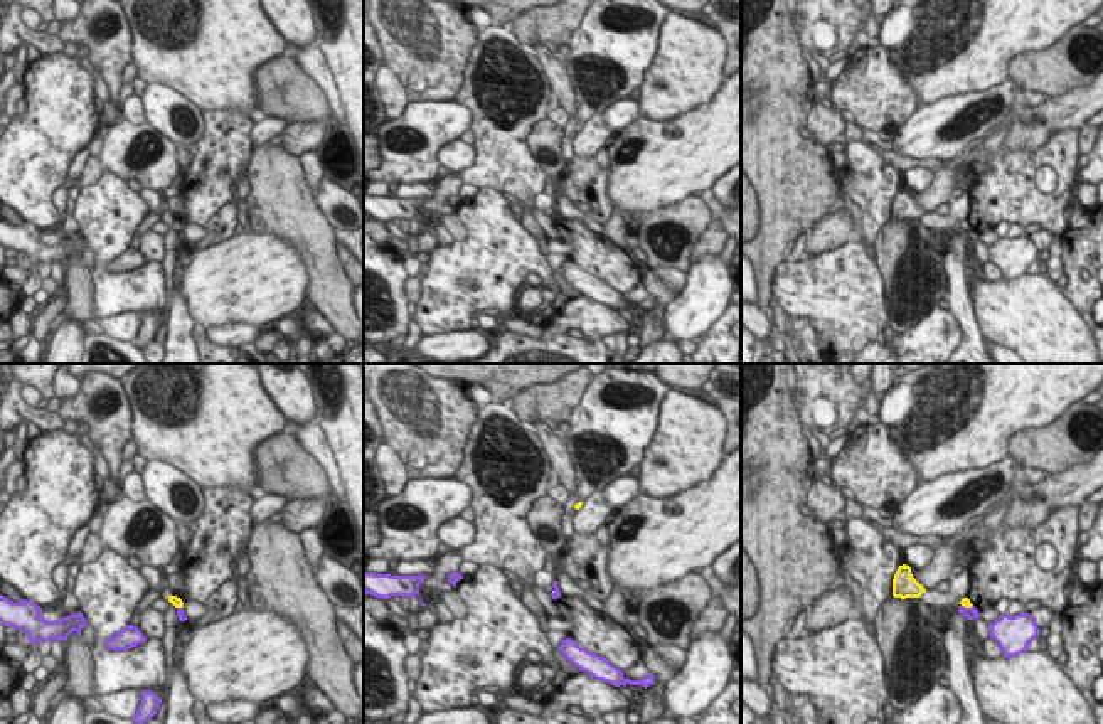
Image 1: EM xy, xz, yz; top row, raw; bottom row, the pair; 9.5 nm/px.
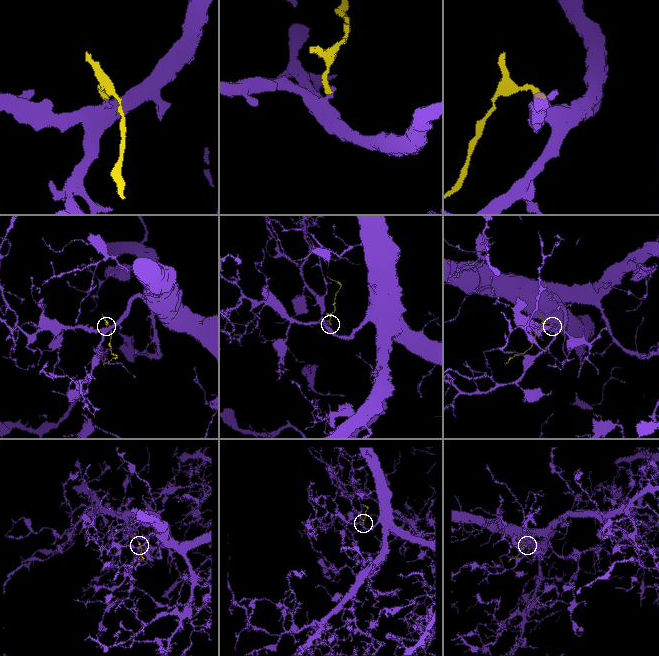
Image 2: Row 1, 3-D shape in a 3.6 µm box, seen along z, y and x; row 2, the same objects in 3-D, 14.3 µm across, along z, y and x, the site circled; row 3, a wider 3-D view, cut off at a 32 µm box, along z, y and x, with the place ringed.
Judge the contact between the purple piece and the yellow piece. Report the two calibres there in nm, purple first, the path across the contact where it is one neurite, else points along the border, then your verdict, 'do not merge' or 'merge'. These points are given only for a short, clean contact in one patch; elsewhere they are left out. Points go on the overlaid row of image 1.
calibres 120 and 90 nm; border yz (962, 605), (972, 606); do not merge

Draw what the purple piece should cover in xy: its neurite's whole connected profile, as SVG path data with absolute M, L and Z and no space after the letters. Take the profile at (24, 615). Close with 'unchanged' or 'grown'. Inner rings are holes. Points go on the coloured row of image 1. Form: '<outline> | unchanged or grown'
M0 594L0 623L3 626L12 626L24 630L29 635L30 643L59 641L76 631L81 636L81 630L86 625L83 613L64 616L57 621L45 621L42 616L42 608L32 601L22 599L13 603Z | unchanged

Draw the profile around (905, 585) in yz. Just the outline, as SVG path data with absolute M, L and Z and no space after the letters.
M906 564L899 566L893 579L893 596L906 599L921 598L923 593L926 589L913 578L911 567Z

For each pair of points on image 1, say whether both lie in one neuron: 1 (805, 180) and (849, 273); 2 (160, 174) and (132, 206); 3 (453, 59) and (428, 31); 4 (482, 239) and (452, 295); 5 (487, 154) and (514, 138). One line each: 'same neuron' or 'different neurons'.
1: different neurons
2: different neurons
3: same neuron
4: same neuron
5: same neuron

